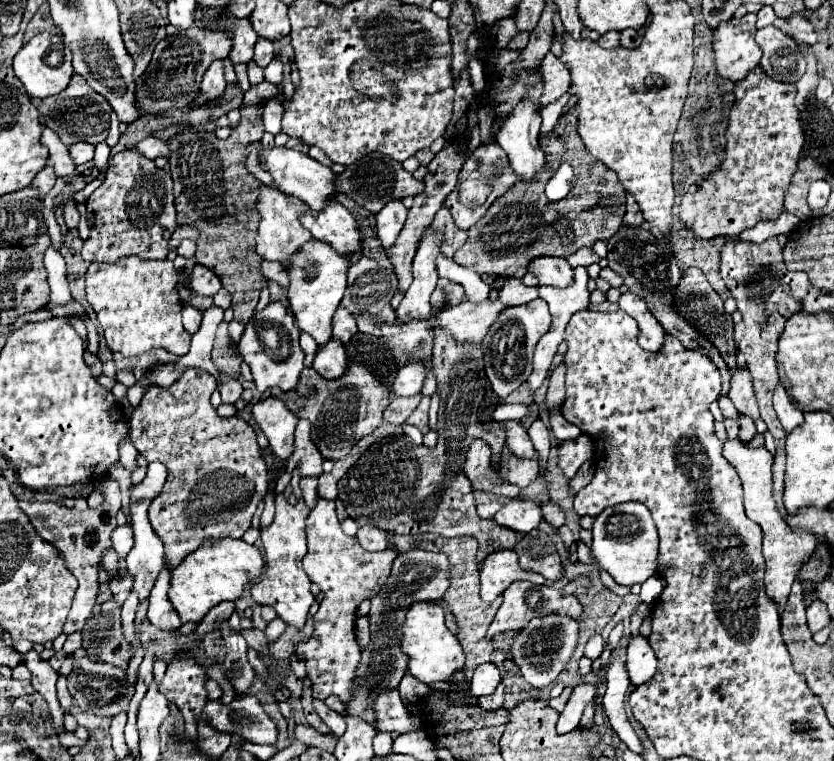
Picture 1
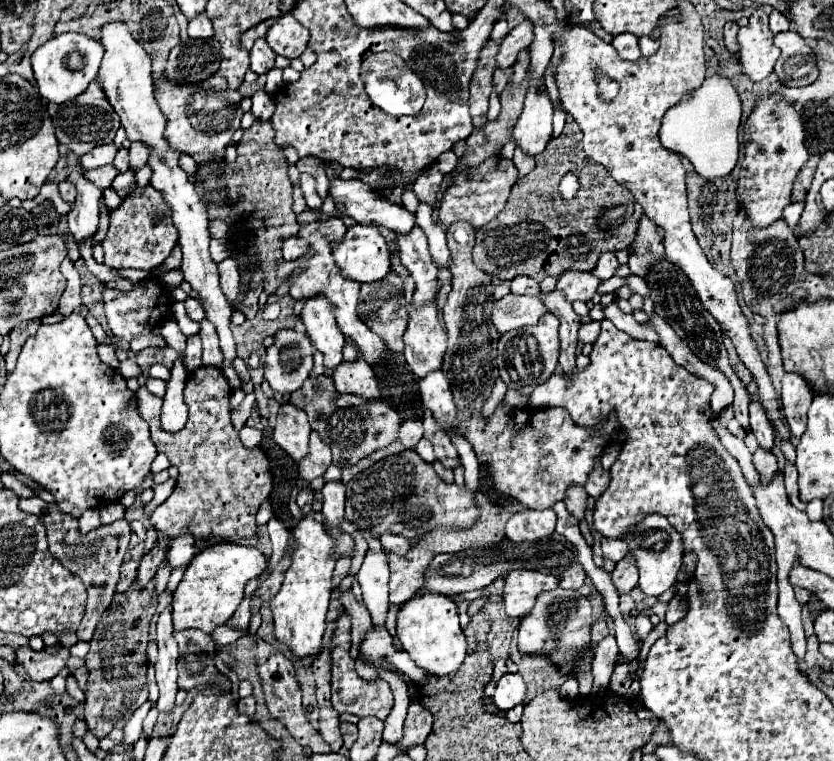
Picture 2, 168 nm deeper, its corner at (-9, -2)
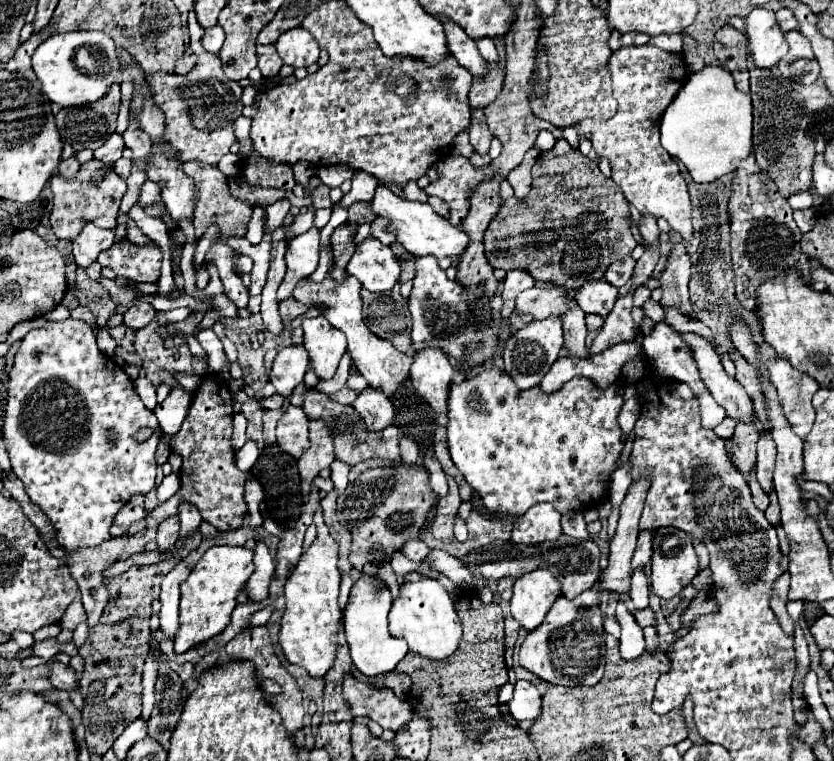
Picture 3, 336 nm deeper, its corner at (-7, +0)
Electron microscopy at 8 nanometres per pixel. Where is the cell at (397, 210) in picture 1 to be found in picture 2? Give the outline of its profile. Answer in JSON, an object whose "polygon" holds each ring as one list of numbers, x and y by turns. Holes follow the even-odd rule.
{"polygon":[[414,227,410,235,398,235,398,253,402,265,408,269,408,273,416,281,416,293,412,303,422,305,426,301,436,299,438,295,438,267,432,263,428,245,426,245,426,235,422,227]]}

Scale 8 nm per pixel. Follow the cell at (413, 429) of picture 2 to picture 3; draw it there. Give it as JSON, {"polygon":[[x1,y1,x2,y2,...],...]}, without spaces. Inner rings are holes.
{"polygon":[[402,437,402,439,400,439,400,455,402,455,404,465,416,465,418,445,416,445,410,437]]}

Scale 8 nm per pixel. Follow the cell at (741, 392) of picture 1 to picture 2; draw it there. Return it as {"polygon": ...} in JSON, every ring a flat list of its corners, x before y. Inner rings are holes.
{"polygon":[[756,395,752,397,748,409,750,409,750,427,758,439,758,445,770,451,774,445,774,429,770,427,770,421,766,419,766,411,762,411,762,405,758,403]]}

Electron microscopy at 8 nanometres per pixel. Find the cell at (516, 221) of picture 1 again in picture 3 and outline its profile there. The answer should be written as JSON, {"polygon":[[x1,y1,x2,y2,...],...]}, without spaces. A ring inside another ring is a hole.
{"polygon":[[560,139,554,149,538,155,532,167,532,189,528,197,522,201,514,199,514,205,510,205,510,199,502,203,500,213,484,235,486,257,494,269,524,269,536,281,566,289,580,289,588,281,602,279,612,261,628,257,636,247,636,239,632,237,626,221,628,215,630,209,620,187,600,173,598,163,584,157,578,149,572,149,566,139]]}

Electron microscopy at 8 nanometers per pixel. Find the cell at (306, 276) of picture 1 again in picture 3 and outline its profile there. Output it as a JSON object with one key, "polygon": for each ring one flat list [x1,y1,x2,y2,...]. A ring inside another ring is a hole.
{"polygon":[[324,317,304,319,304,347,318,379,332,379,342,355,346,353,346,337,334,329]]}

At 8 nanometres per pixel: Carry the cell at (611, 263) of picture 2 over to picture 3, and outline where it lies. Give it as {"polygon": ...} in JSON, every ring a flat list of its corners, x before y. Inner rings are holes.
{"polygon":[[624,257,624,259,620,259,620,261,614,261,614,263,608,267,608,271,606,271,606,275,604,275,604,281,612,283,614,287,626,285,628,279,632,277,634,265,636,265,636,261,634,261,632,257]]}

